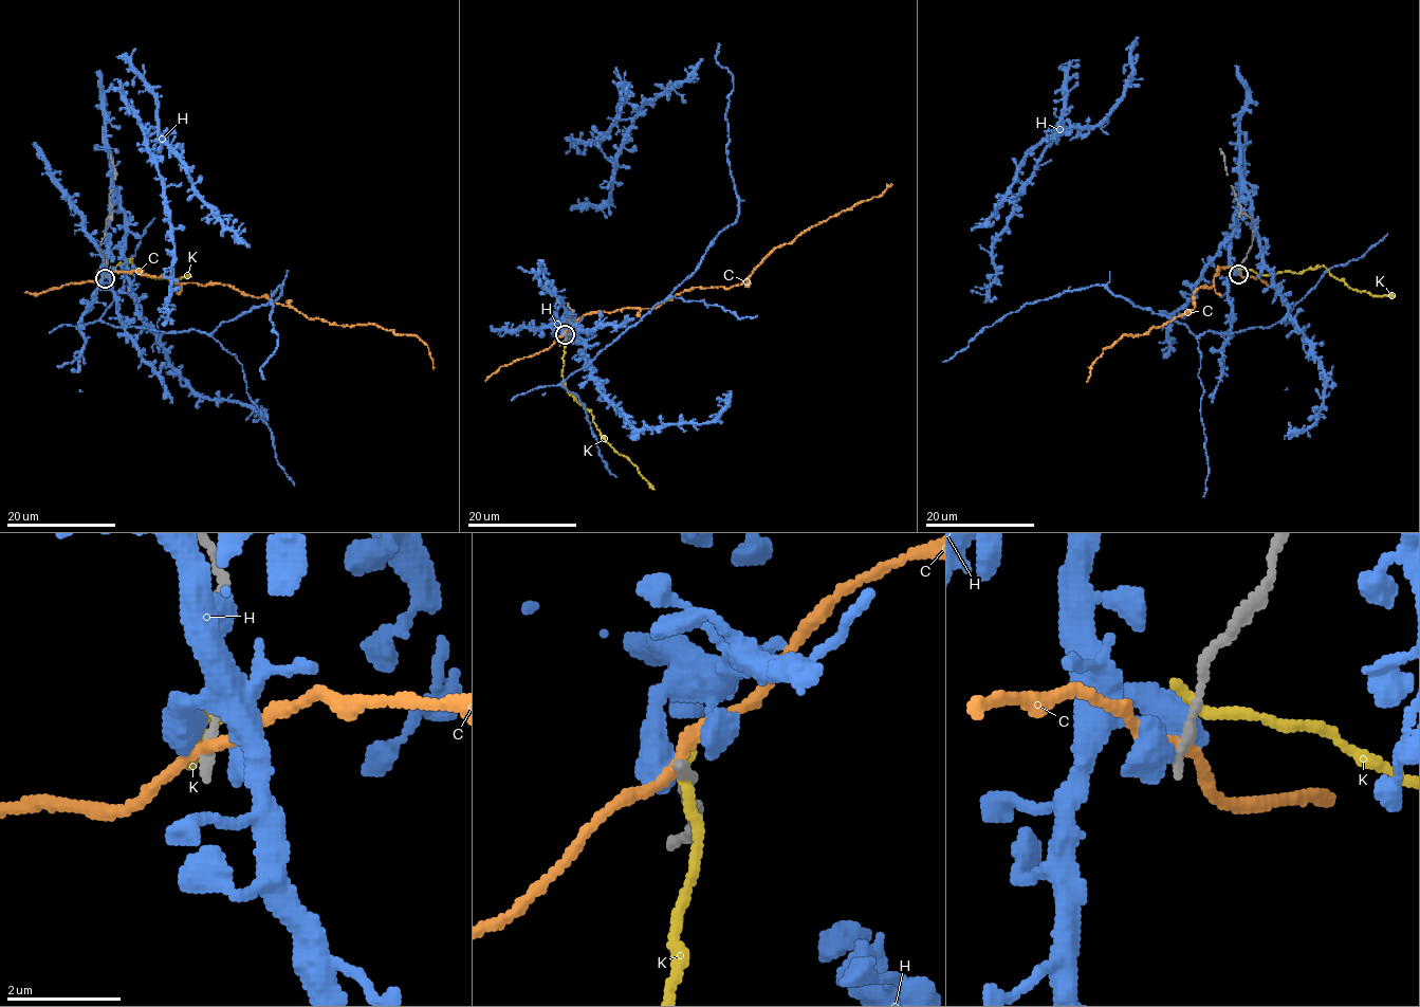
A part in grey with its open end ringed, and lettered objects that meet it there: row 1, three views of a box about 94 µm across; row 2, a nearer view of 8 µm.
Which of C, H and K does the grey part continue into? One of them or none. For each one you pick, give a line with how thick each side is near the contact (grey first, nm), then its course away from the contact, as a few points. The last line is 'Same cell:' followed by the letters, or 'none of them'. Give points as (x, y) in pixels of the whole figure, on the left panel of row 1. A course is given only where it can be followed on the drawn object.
Same cell: none of them

